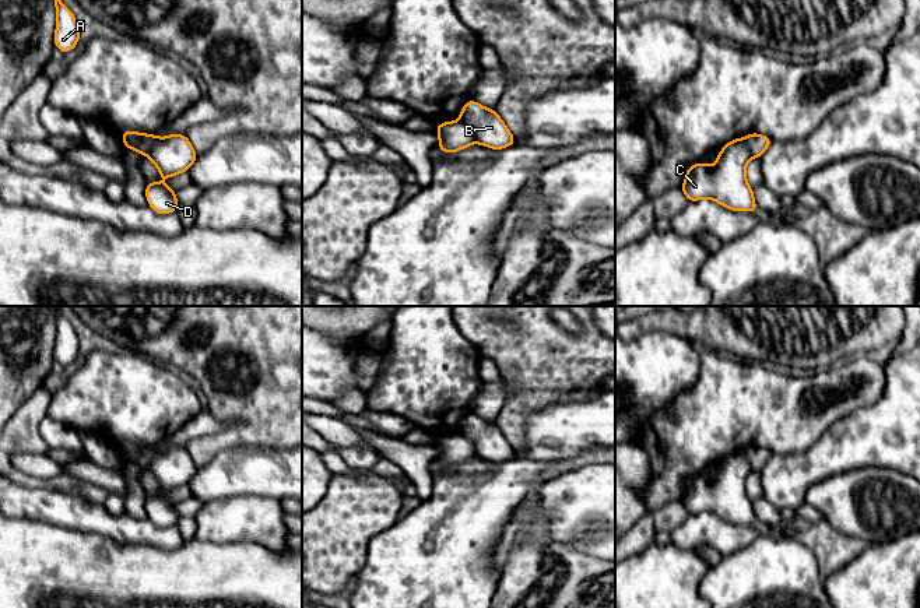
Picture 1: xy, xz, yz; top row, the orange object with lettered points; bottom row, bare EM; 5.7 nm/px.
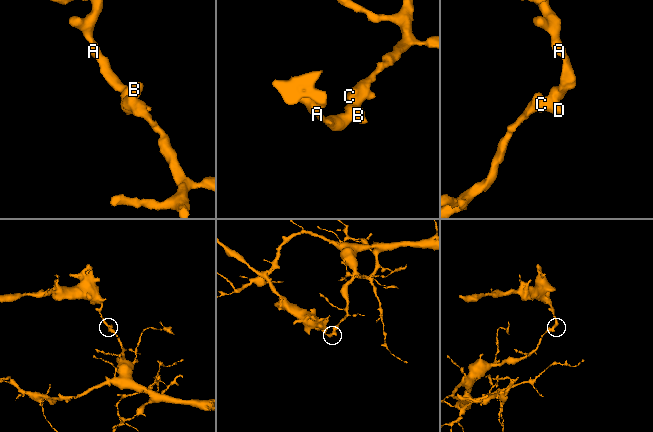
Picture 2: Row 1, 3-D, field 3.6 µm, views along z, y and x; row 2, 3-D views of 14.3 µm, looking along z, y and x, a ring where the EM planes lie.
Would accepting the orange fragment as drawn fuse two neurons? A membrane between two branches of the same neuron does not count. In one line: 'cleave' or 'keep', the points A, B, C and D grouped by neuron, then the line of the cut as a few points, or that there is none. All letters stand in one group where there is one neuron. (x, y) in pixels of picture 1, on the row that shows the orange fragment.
cleave; groups A / B C D; cut xz (459, 120), (471, 129), (476, 141)

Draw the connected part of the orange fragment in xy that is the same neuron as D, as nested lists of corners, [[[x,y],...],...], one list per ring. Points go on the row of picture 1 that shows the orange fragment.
[[[147,182],[147,204],[159,215],[175,212],[180,204],[175,196],[175,191],[176,190],[168,187],[164,182]]]

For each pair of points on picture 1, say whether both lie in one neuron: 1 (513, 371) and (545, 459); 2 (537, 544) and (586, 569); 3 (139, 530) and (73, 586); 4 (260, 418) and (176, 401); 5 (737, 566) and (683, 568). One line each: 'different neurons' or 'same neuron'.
1: different neurons
2: same neuron
3: different neurons
4: different neurons
5: different neurons

